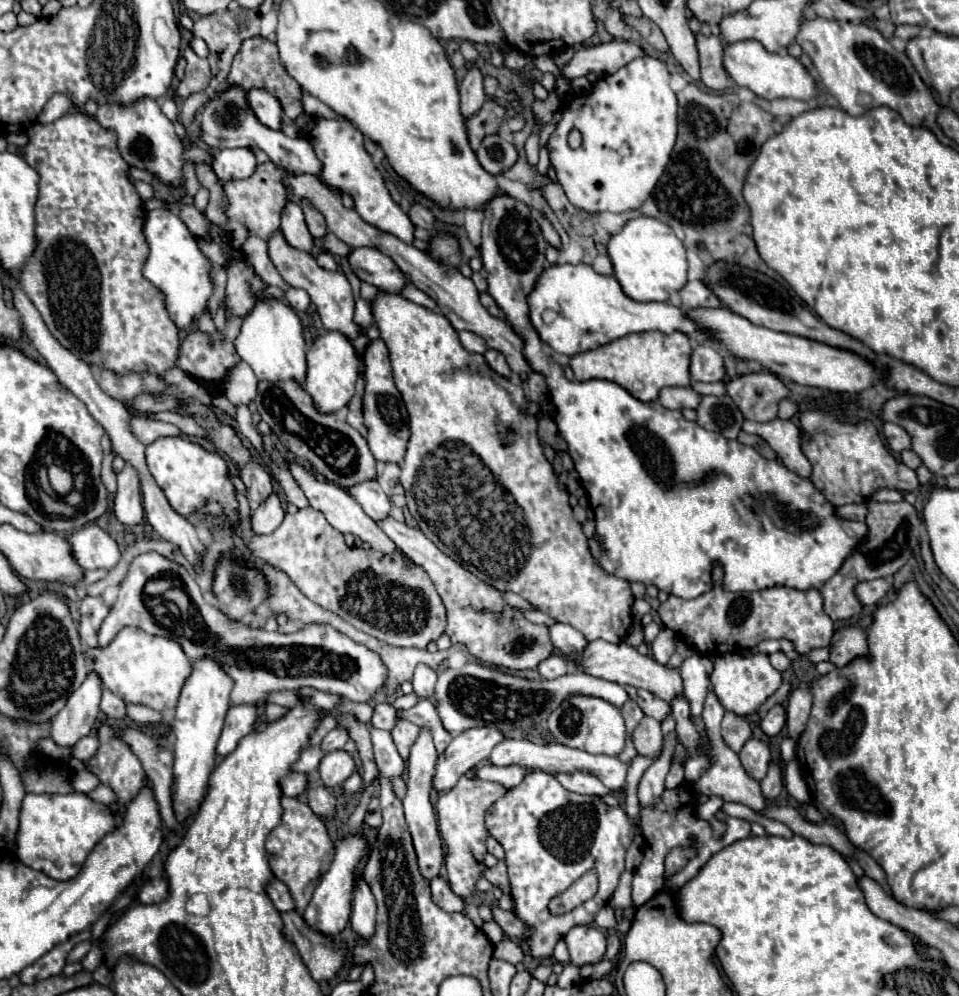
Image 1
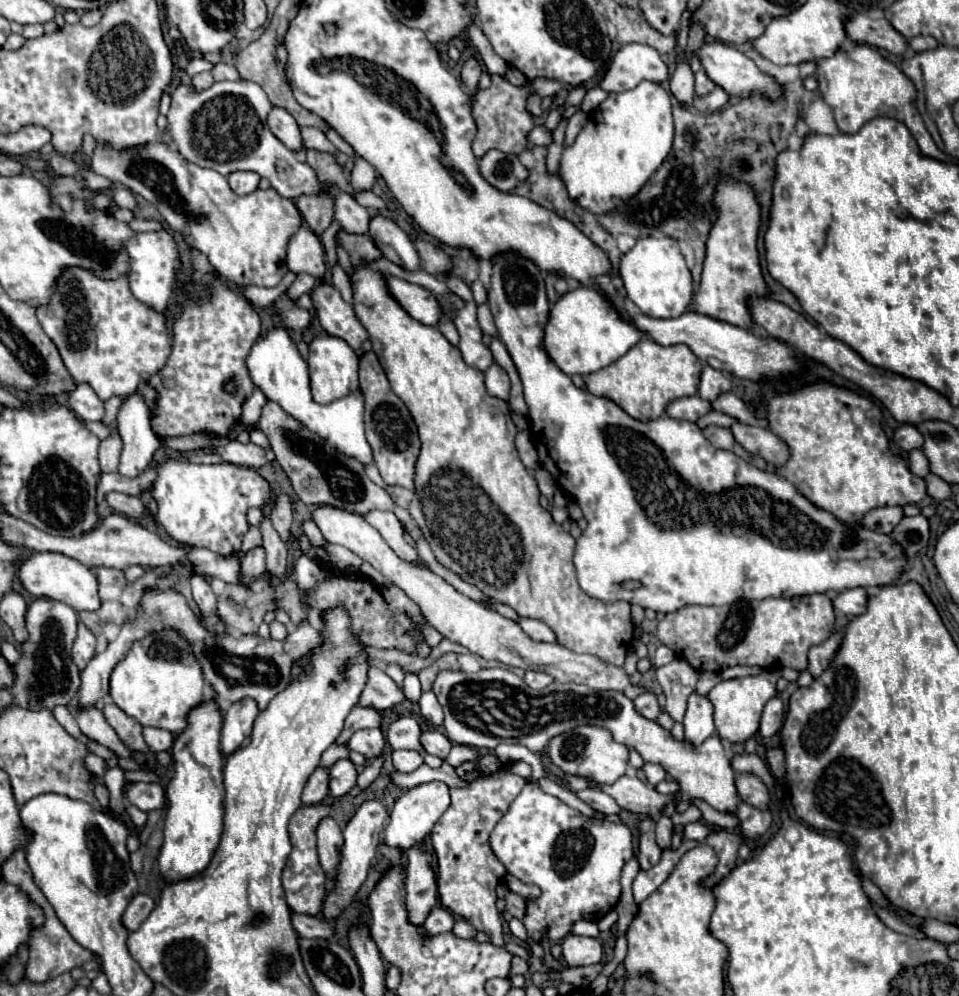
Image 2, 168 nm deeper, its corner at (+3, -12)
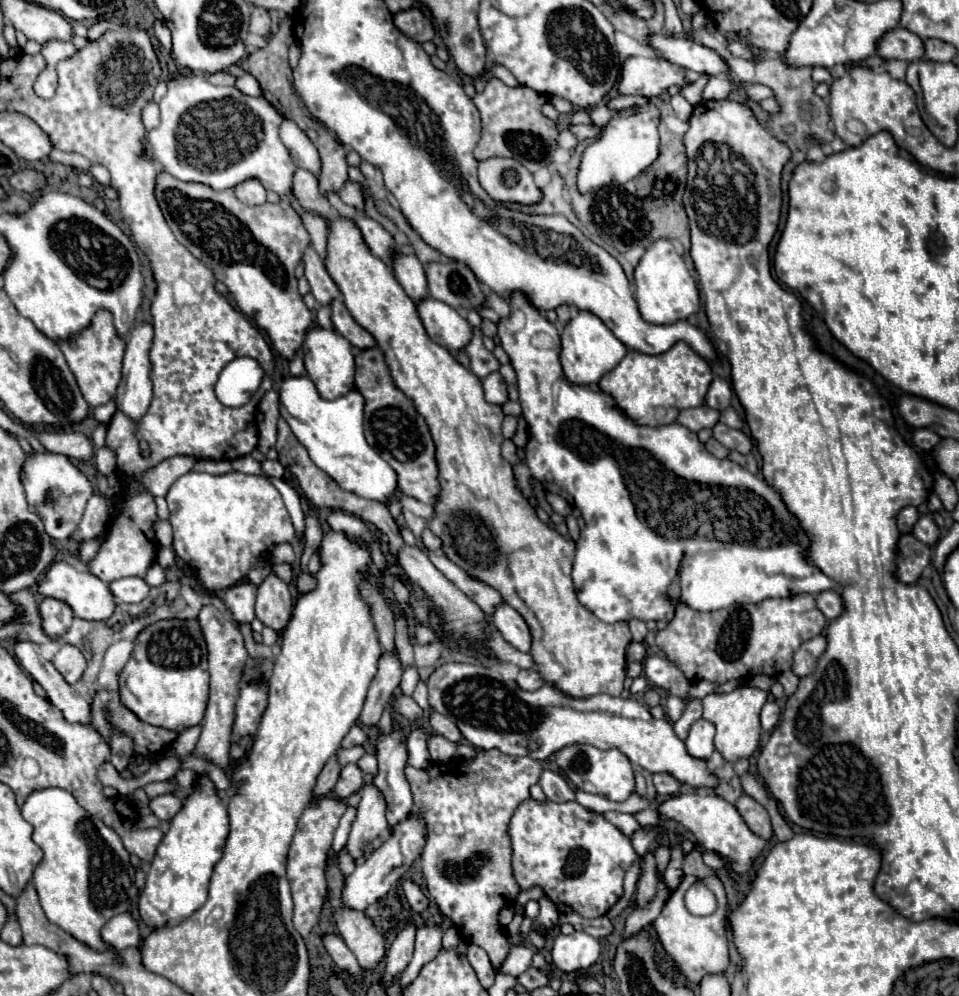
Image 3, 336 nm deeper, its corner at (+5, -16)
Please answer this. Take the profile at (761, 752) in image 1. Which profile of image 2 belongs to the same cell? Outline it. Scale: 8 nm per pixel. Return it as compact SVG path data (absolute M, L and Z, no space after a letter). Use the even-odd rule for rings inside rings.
M738 774L736 778L736 790L740 800L744 800L746 804L758 808L758 810L768 810L770 808L770 794L768 788L750 774Z

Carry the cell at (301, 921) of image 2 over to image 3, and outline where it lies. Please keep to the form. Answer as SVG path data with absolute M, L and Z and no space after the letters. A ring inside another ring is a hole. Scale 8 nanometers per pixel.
M324 934L324 936L322 936L322 944L324 944L326 952L330 954L330 958L334 960L334 964L336 964L340 970L346 970L346 972L350 972L356 980L362 980L360 964L358 964L358 960L356 960L356 956L352 954L352 950L346 946L346 942L344 942L338 934Z

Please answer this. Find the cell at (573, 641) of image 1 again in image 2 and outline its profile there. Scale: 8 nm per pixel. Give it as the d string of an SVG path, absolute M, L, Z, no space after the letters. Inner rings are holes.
M520 618L518 624L524 630L524 634L532 640L536 640L536 642L554 642L554 632L546 624L542 624L540 620Z

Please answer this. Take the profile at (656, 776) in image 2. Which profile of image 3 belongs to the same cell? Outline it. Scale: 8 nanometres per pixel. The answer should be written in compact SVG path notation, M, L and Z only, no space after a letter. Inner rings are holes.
M654 774L654 786L656 786L658 794L670 796L670 794L678 792L680 782L674 776L670 776L670 774Z

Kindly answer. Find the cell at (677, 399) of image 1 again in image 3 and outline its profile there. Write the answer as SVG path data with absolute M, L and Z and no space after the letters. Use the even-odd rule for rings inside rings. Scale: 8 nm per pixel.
M696 406L696 408L686 408L684 412L678 414L678 422L694 432L702 430L702 428L712 428L718 422L720 412L704 406Z

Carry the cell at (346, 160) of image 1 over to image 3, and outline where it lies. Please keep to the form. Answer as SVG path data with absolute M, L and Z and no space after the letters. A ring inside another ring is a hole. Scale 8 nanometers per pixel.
M396 252L396 260L392 260L392 270L404 292L414 300L422 300L428 296L428 284L424 276L424 266L416 258L416 254L406 254L406 252Z

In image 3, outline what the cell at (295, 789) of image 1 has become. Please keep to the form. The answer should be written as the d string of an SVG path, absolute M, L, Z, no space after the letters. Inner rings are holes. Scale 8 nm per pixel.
M332 756L326 762L326 766L322 768L322 772L318 774L318 780L316 780L316 786L314 786L314 796L316 798L322 798L322 796L326 796L326 794L330 794L334 790L334 784L336 784L336 780L340 776L340 770L342 768L336 762L336 756Z

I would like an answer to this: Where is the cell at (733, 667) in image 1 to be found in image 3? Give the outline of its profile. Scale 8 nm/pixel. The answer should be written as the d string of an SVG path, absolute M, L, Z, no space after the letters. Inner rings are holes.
M738 686L732 692L726 694L708 694L702 704L704 704L704 714L702 718L714 722L716 726L716 738L714 738L714 746L716 750L724 756L724 760L728 762L736 762L740 758L748 758L756 752L758 744L760 744L760 710L768 700L768 692L754 688L754 686Z

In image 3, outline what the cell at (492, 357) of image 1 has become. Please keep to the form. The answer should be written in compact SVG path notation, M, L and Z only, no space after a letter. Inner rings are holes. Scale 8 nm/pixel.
M492 372L490 376L486 376L482 380L484 384L484 394L486 394L486 400L490 404L498 404L502 406L506 400L508 400L508 390L506 390L506 382L504 378L498 374L498 372Z

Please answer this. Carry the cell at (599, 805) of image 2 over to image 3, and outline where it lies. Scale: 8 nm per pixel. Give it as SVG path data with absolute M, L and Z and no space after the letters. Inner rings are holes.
M604 812L604 818L612 822L618 830L622 830L626 836L630 836L634 830L640 828L640 824L632 818L632 814L622 814L622 812Z

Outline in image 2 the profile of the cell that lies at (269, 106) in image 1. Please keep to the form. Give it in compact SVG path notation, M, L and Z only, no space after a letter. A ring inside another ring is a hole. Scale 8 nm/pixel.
M274 108L274 112L270 112L268 124L270 124L270 130L274 132L274 136L278 136L278 140L282 140L290 150L304 148L300 126L296 124L296 120L290 112L286 112L284 108Z

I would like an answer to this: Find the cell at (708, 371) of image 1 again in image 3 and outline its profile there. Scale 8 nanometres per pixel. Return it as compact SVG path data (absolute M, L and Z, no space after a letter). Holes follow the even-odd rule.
M714 378L710 388L708 388L708 394L706 394L706 404L710 408L716 408L716 410L726 410L730 406L730 398L732 398L732 388L726 380L722 378Z

